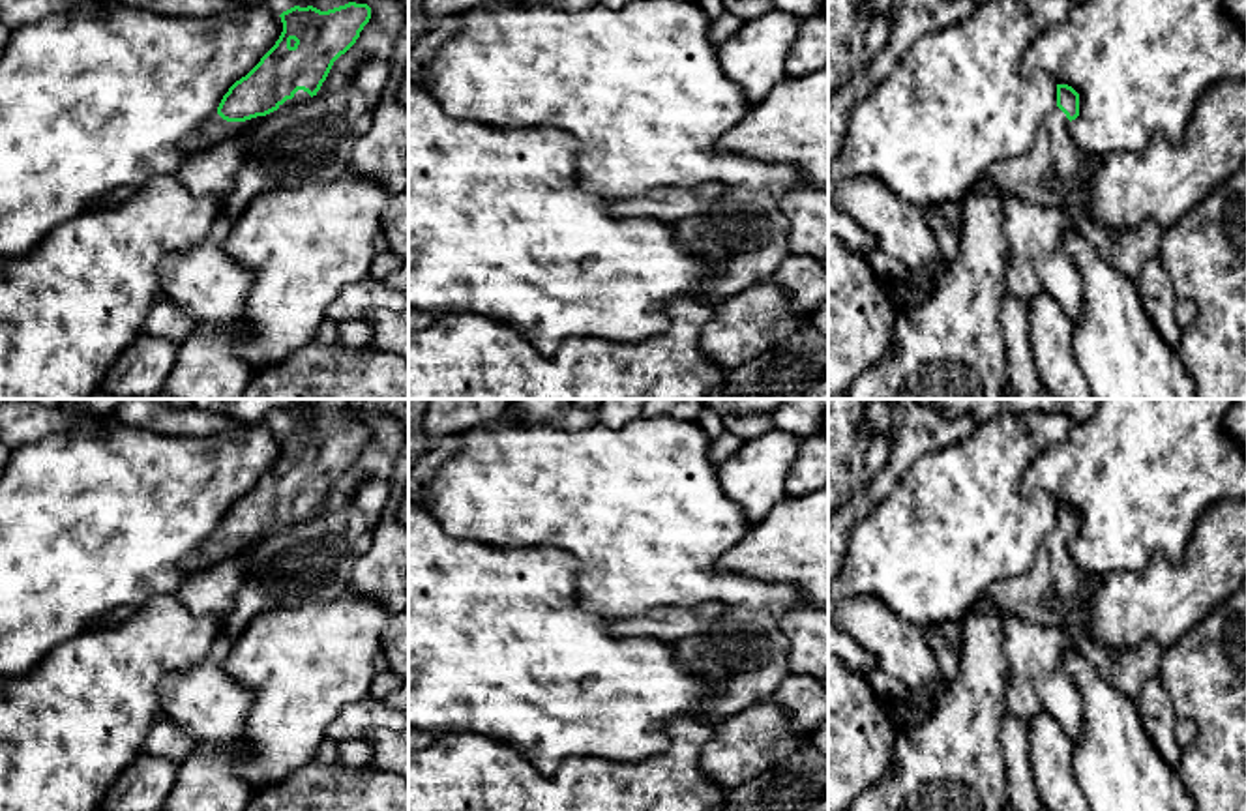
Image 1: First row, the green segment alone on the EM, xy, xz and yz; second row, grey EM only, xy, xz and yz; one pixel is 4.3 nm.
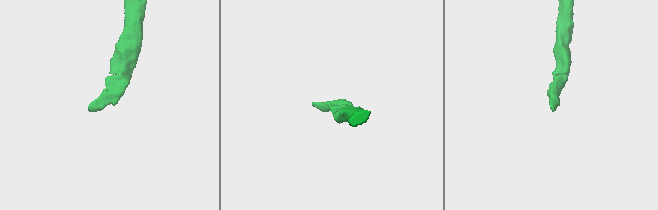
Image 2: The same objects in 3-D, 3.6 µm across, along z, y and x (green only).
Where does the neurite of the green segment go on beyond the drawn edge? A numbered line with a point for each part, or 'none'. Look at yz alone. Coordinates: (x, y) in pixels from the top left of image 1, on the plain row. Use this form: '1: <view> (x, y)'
1: yz (954, 761)

